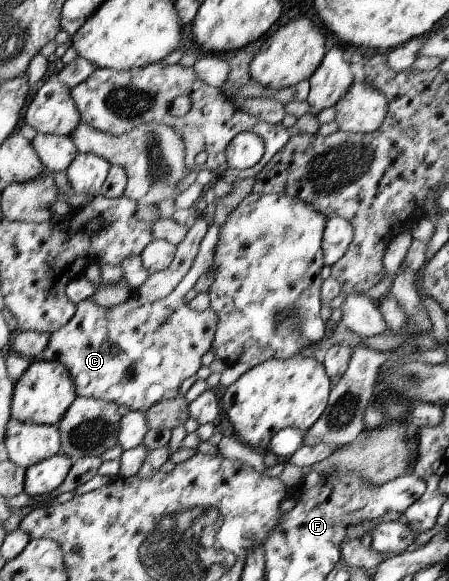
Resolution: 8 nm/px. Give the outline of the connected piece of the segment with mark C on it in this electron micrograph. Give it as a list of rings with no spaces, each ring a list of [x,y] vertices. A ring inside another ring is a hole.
[[[214,224],[208,225],[191,268],[175,289],[162,299],[138,305],[138,301],[132,297],[120,305],[109,308],[97,305],[90,298],[79,301],[74,306],[73,315],[67,323],[50,334],[51,337],[41,353],[41,358],[58,361],[67,369],[77,396],[101,399],[115,403],[117,406],[125,405],[129,410],[143,413],[159,401],[175,398],[180,383],[193,376],[200,368],[201,356],[211,348],[216,331],[214,311],[210,309],[201,312],[193,311],[185,303],[184,295],[189,290],[193,290],[195,282],[202,273],[210,270],[217,237],[218,227]]]

